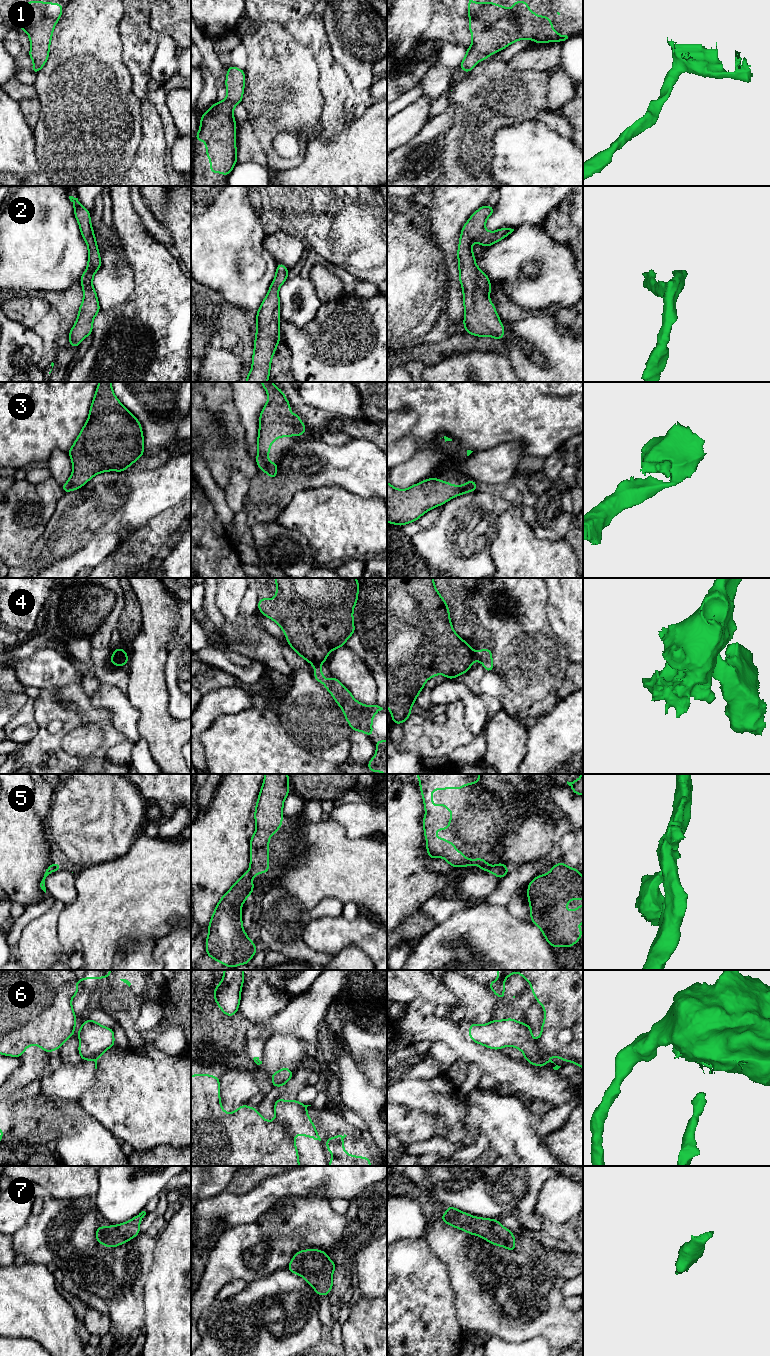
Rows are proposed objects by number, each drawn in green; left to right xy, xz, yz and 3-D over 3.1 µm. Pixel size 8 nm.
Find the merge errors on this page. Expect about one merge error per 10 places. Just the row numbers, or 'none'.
4, 6

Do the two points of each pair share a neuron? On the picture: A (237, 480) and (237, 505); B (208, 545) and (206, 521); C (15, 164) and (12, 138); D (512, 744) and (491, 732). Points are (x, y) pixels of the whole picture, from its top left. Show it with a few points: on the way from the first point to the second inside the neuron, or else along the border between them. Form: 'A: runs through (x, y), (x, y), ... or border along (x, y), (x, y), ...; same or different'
A: runs through (237, 486), (237, 499); same
B: runs through (206, 539), (206, 527); same
C: runs through (15, 158), (12, 144); same
D: runs through (507, 739), (500, 732), (496, 732); same

